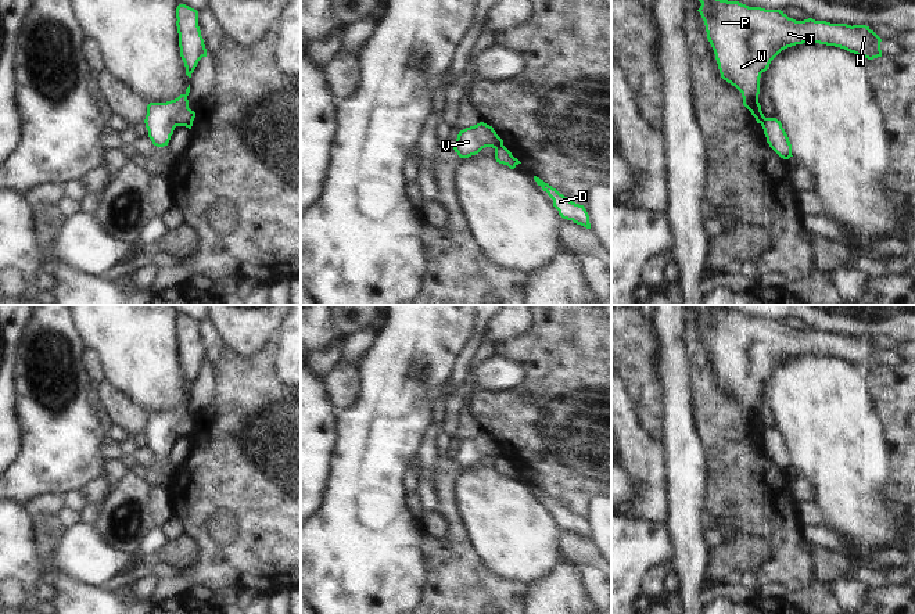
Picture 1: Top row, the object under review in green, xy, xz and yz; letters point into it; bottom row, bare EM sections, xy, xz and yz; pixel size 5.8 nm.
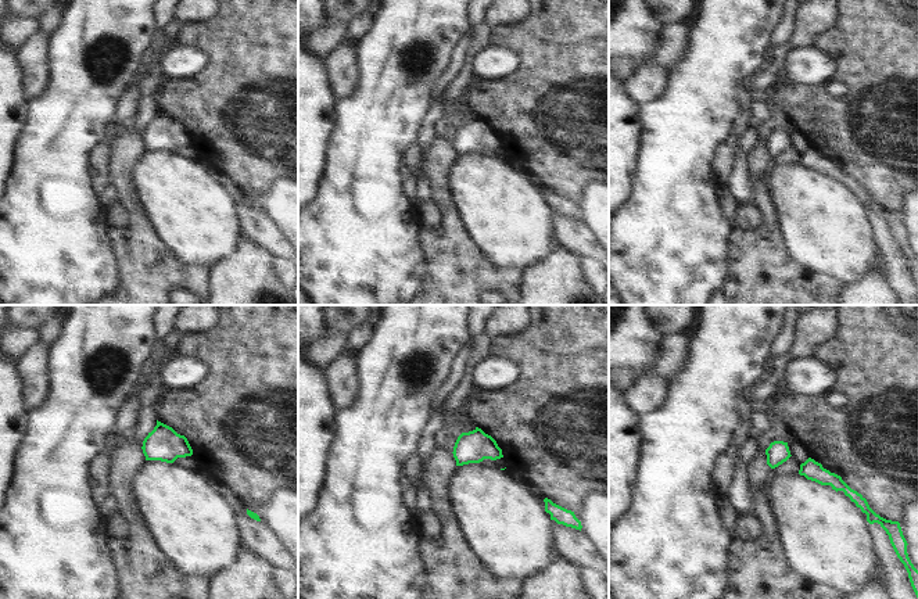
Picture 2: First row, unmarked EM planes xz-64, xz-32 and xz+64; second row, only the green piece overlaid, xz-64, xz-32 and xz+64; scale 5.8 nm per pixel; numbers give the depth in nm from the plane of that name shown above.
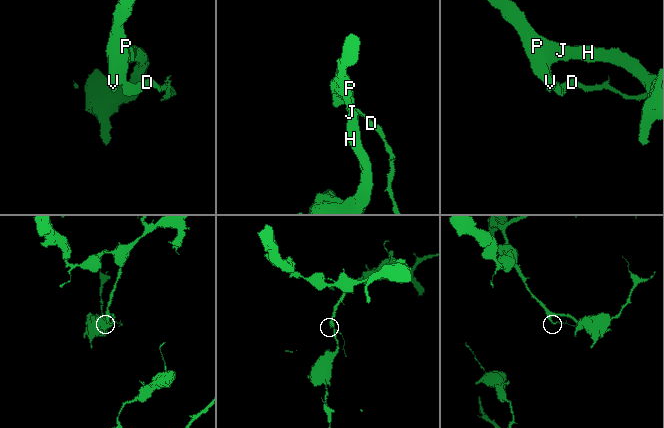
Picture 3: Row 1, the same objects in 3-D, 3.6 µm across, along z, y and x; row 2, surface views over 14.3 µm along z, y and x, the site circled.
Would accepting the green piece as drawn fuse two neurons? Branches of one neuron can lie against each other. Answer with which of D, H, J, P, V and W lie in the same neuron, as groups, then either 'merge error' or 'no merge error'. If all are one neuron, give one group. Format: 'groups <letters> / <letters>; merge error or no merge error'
groups D / H J P V W; merge error

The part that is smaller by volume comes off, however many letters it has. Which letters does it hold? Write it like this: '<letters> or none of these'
D

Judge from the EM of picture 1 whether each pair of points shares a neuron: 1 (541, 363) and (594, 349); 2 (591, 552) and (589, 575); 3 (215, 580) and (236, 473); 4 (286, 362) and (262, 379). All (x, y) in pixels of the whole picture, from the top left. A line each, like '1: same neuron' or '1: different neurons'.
1: same neuron
2: different neurons
3: same neuron
4: different neurons

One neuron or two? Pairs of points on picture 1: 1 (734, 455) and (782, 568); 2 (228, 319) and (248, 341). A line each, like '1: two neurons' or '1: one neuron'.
1: one neuron
2: one neuron

